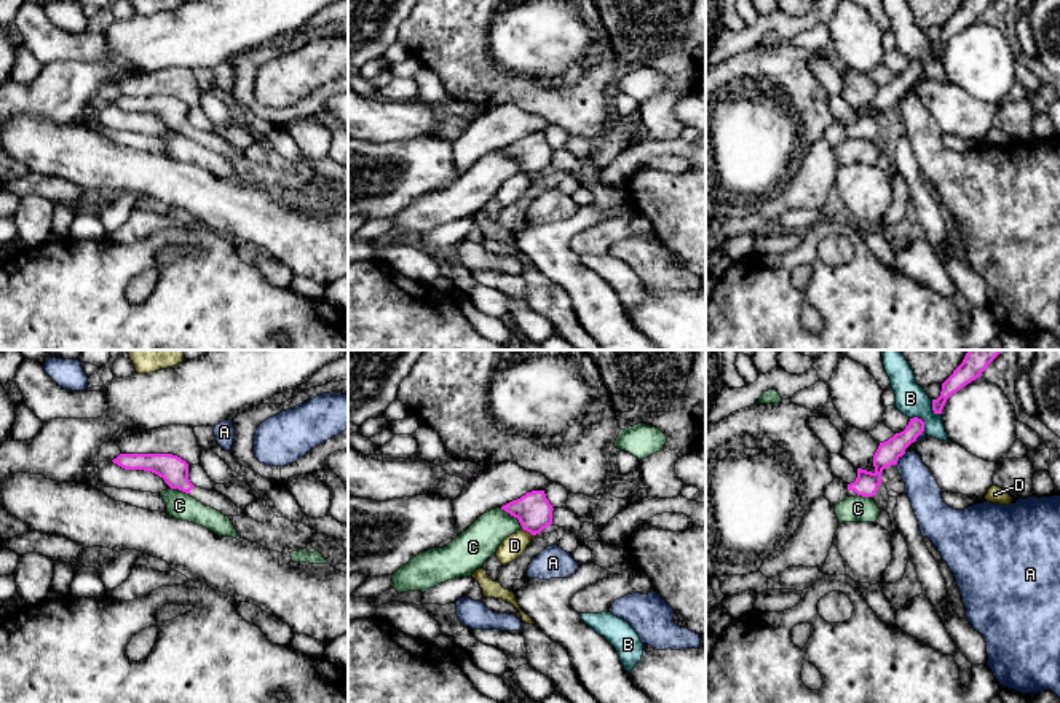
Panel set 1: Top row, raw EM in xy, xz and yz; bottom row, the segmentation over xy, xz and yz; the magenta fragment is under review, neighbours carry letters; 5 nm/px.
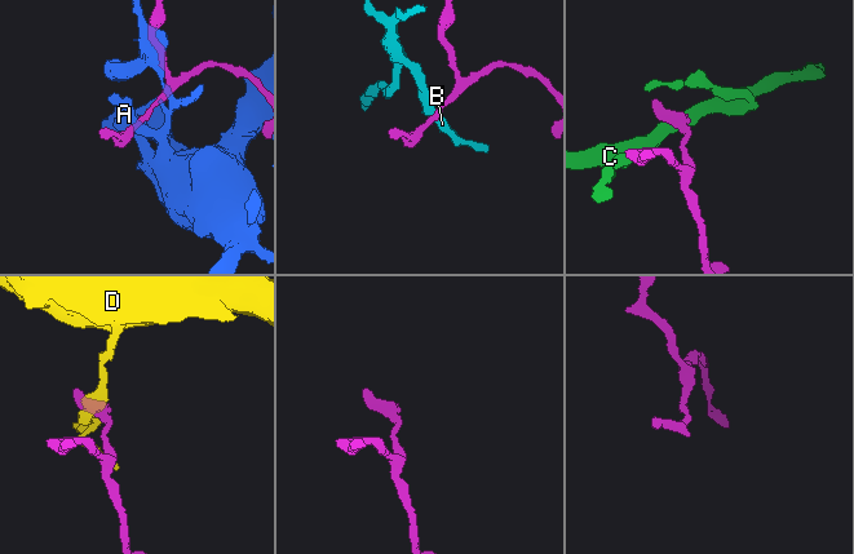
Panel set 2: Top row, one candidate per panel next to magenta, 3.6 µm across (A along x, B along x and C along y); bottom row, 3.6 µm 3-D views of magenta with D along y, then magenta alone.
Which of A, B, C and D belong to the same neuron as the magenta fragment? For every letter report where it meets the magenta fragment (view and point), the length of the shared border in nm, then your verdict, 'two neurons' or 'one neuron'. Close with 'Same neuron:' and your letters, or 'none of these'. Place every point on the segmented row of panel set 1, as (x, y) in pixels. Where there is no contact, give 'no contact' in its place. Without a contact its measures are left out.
A: meets magenta in yz at (897, 459); contact 80 nm long; two neurons
B: meets magenta in yz at (921, 421); contact 100 nm long; two neurons
C: meets magenta in xz at (513, 515); contact 160 nm long; two neurons
D: meets magenta in xz at (527, 531); contact 70 nm long; two neurons
Same neuron: none of these

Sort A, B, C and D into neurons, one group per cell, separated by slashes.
A / B / C / D

